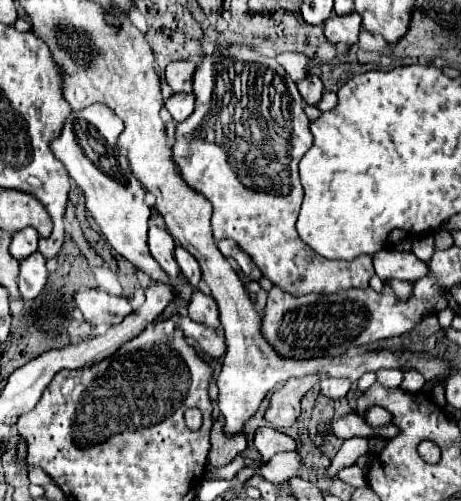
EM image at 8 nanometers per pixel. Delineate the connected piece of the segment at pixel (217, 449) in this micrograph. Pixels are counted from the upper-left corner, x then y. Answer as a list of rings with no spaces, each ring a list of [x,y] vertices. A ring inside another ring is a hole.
[[[215,420],[211,430],[211,450],[207,456],[207,472],[227,466],[235,456],[239,456],[245,450],[245,446],[247,442],[243,434],[227,438],[223,432],[223,420]]]

